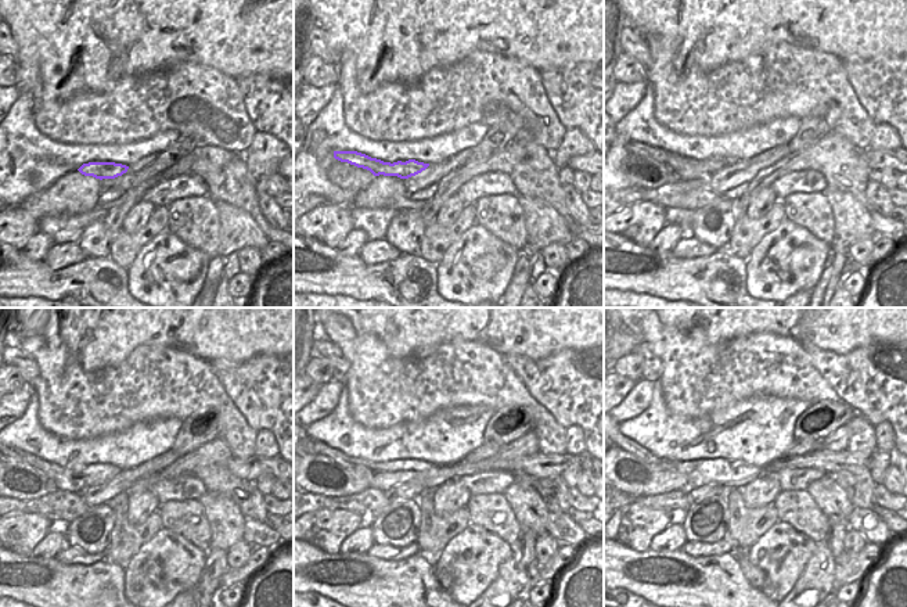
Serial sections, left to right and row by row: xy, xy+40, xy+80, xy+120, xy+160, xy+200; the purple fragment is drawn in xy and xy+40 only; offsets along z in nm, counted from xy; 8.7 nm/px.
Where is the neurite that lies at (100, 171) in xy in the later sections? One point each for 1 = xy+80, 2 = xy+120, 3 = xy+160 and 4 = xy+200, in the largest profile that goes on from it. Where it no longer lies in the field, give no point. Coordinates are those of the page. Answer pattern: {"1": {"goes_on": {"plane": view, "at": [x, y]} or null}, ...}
{"1": {"goes_on": {"plane": "xy+80", "at": [684, 168]}}, "2": {"goes_on": {"plane": "xy+120", "at": [64, 481]}}, "3": {"goes_on": {"plane": "xy+160", "at": [360, 464]}}, "4": {"goes_on": {"plane": "xy+200", "at": [632, 446]}}}

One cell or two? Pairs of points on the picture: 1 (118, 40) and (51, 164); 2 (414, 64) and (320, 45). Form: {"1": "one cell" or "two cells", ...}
{"1": "two cells", "2": "two cells"}

